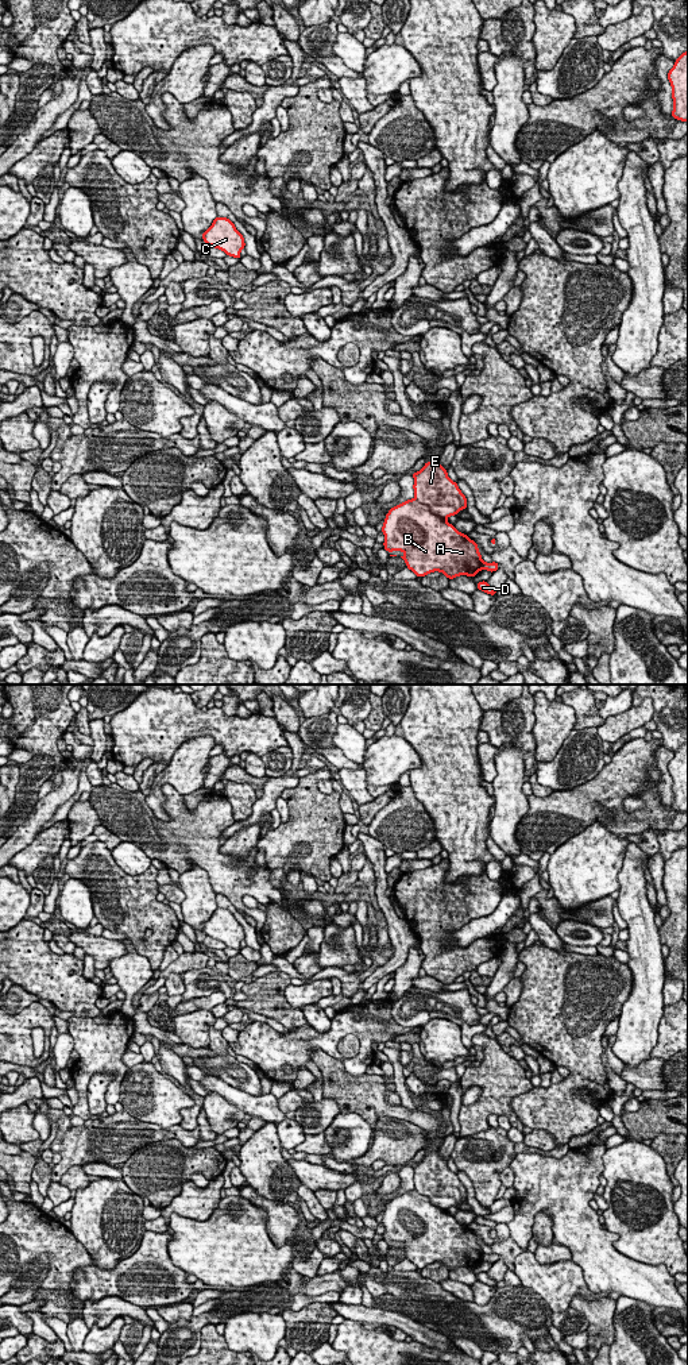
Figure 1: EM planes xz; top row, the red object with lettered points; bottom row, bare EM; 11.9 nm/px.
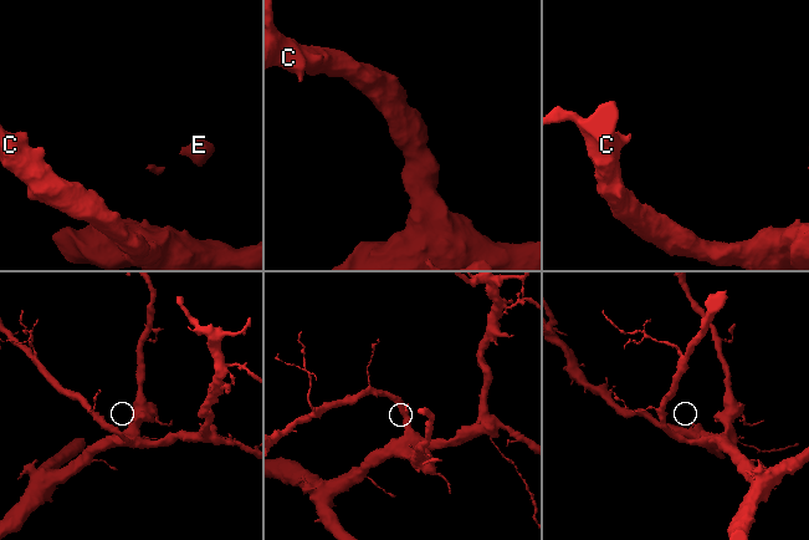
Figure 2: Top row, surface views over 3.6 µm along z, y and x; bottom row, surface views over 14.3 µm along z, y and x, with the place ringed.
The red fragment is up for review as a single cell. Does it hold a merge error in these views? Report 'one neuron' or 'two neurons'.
two neurons

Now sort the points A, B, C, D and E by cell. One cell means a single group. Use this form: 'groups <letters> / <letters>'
groups A B C E / D

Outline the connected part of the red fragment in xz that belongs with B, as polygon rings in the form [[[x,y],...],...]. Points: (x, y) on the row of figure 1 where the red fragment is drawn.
[[[438,460],[411,474],[414,498],[389,510],[382,532],[387,552],[402,551],[406,567],[422,578],[440,571],[448,579],[475,577],[483,563],[478,544],[447,521],[467,509],[467,498]]]

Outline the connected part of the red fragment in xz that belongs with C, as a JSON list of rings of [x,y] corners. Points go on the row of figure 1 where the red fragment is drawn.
[[[217,216],[212,225],[204,231],[202,240],[214,248],[223,250],[227,255],[240,259],[240,251],[246,247],[243,235],[235,224]]]

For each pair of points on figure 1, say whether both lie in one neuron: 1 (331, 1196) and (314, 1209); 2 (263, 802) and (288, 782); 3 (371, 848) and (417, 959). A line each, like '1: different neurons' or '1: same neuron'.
1: different neurons
2: same neuron
3: different neurons

